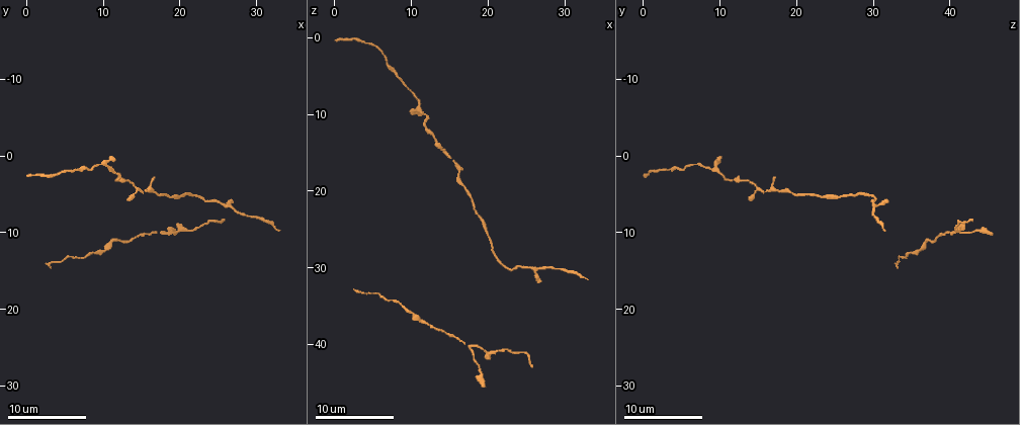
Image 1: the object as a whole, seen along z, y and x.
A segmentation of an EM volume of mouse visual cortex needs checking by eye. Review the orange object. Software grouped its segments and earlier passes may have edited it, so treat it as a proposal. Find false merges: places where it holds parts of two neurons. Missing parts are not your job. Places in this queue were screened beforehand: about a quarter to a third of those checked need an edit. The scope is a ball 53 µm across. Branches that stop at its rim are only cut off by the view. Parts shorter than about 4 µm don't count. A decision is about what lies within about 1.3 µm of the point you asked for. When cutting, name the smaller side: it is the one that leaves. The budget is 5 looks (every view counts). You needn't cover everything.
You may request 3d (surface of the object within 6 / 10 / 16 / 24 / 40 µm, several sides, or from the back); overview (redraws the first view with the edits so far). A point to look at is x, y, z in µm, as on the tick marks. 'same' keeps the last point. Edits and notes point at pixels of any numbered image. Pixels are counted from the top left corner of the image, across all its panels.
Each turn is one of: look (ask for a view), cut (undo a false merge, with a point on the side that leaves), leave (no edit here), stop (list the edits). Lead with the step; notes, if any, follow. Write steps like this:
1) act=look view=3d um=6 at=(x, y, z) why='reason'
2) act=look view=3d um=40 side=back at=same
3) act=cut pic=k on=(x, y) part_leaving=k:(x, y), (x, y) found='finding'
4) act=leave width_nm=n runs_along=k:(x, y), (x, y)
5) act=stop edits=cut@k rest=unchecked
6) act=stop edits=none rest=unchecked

act=look view=3d um=10 at=(11.6, 2.8, 11.2)

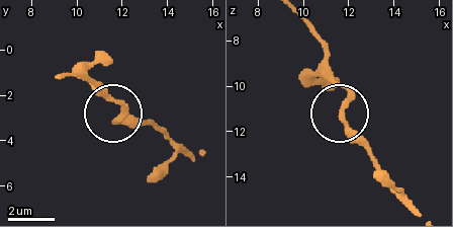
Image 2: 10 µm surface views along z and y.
act=look view=3d um=10 side=back at=(11.8, 3.1, 11.5)

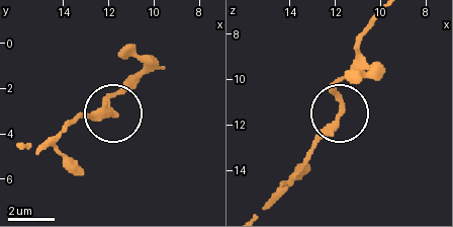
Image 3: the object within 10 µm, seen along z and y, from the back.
act=leave found='all the same neuron'

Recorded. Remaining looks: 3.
act=look view=3d um=10 at=(20.0, 5.4, 25.8) why='thick turns thin'

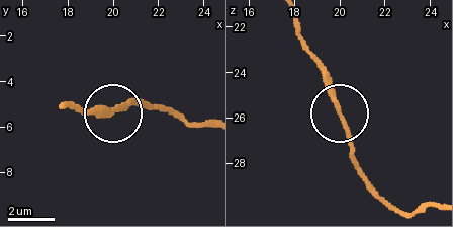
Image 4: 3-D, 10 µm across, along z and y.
act=leave found='all the same neuron'

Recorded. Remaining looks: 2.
act=look view=3d um=10 at=(26.0, 6.4, 30.6) why='three arms meet'

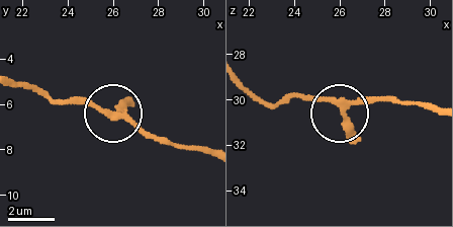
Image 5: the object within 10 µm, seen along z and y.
act=look view=3d um=10 side=back at=(26.2, 6.5, 30.5)

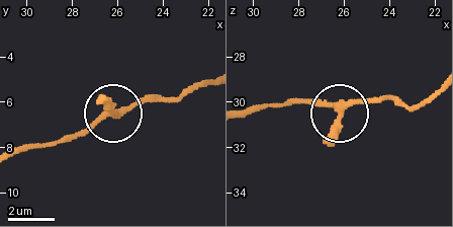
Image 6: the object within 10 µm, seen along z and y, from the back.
act=leave arms=3 runs_along=6:(421, 103), (370, 97), (341, 111), (285, 103) found='one neuron here'

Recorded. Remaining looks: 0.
act=stop edits=none rest=unchecked

